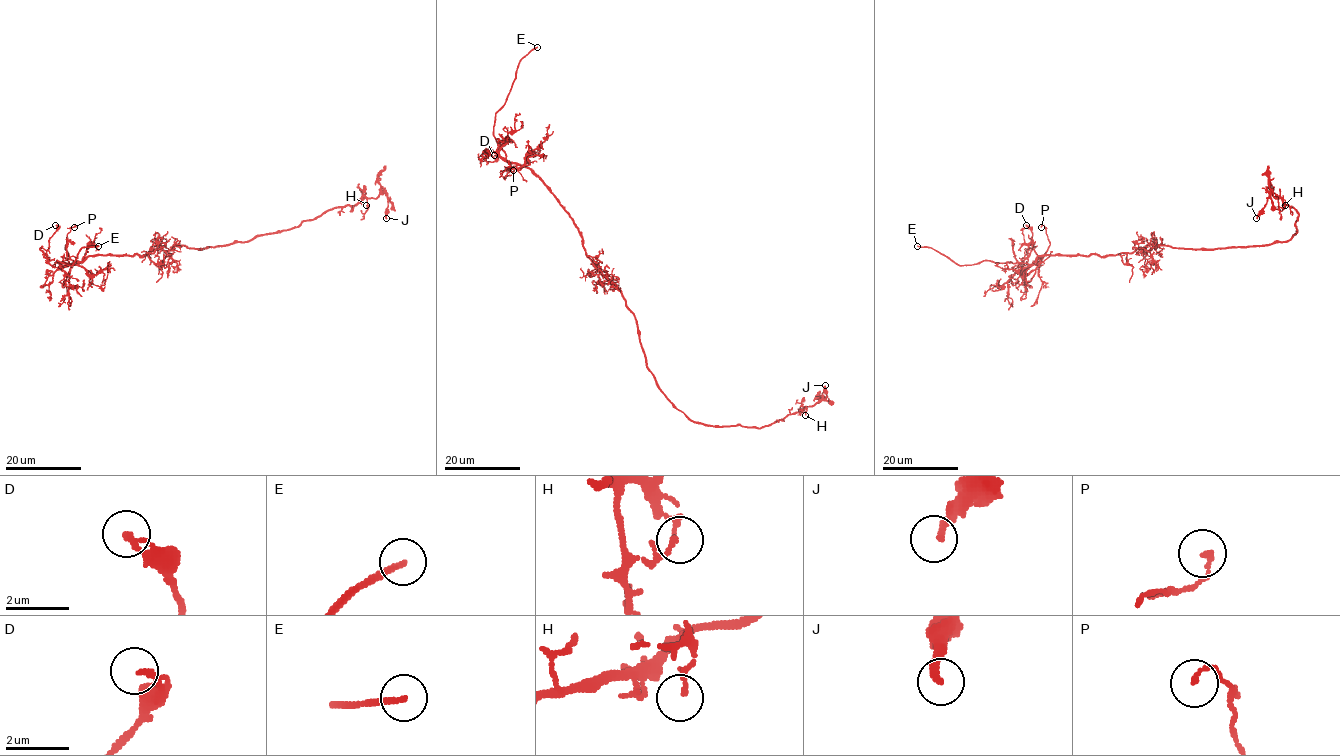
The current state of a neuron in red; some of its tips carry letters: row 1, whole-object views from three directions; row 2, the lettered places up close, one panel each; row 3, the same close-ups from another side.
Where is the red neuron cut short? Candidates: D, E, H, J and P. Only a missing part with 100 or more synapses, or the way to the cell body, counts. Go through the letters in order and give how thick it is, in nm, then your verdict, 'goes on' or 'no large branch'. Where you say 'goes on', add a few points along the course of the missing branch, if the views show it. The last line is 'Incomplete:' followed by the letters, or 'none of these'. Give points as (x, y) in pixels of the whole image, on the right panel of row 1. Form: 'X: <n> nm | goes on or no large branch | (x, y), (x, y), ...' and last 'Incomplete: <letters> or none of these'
D: 150 nm | no large branch
E: 180 nm | goes on | (917, 246), (902, 245), (882, 254)
H: 100 nm | no large branch
J: 220 nm | no large branch
P: 160 nm | no large branch
Incomplete: E

